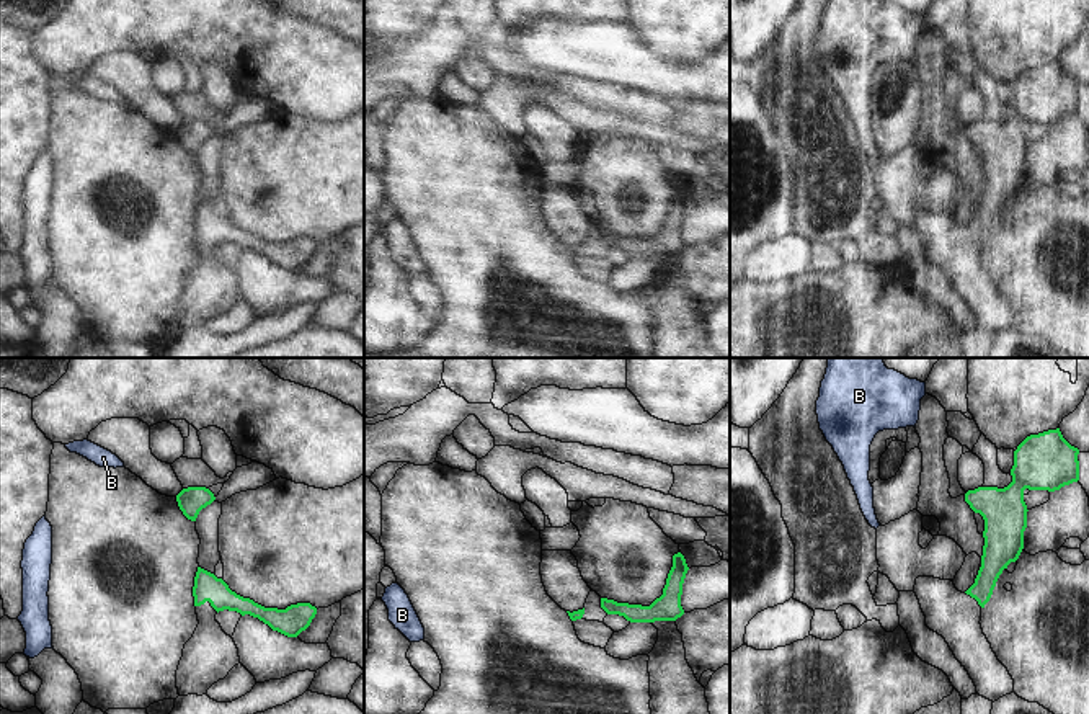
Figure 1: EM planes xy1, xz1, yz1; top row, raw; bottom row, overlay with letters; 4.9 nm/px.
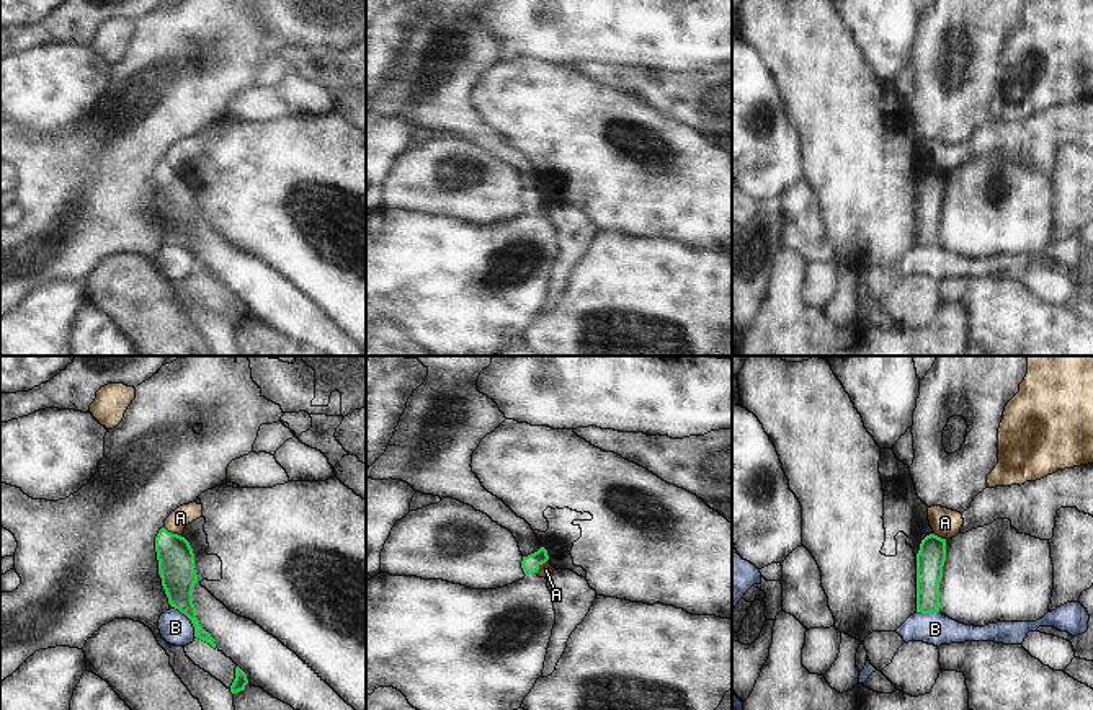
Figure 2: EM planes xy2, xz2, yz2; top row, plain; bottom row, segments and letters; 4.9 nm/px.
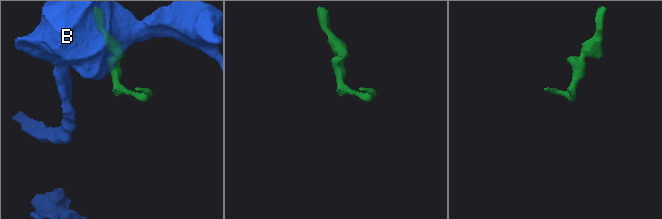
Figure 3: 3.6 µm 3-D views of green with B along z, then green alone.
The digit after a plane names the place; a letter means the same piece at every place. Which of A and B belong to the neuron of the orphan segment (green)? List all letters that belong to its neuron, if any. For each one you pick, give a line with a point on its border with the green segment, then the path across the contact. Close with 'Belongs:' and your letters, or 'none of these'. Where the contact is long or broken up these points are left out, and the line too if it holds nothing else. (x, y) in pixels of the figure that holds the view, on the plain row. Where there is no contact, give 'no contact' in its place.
Belongs: none of these

